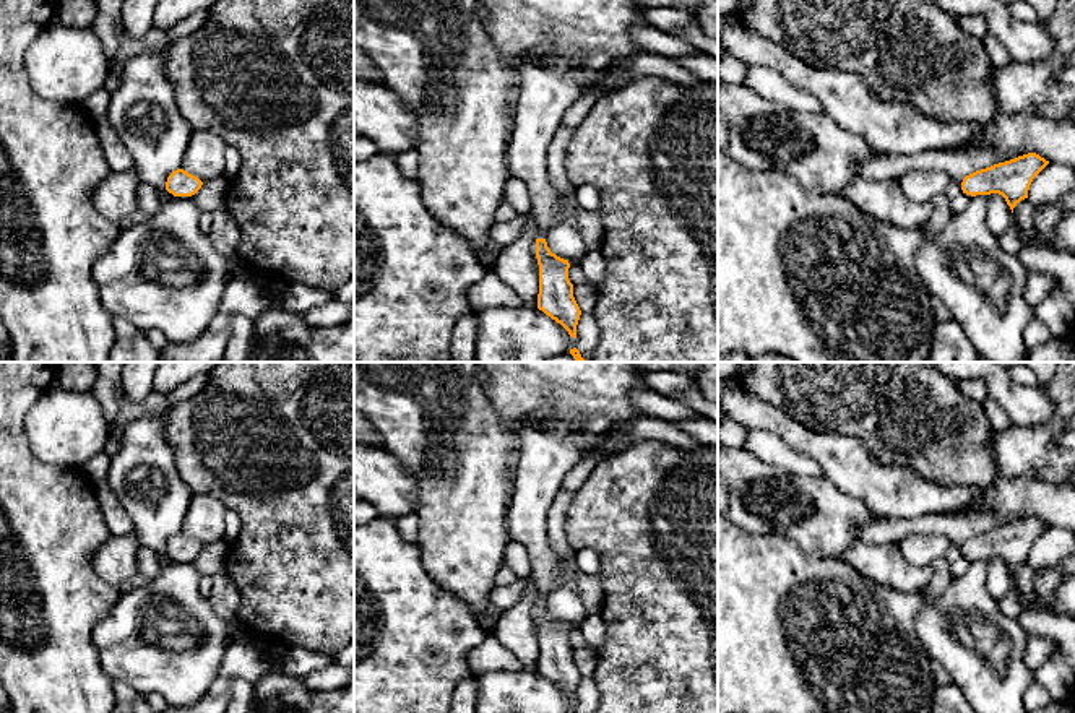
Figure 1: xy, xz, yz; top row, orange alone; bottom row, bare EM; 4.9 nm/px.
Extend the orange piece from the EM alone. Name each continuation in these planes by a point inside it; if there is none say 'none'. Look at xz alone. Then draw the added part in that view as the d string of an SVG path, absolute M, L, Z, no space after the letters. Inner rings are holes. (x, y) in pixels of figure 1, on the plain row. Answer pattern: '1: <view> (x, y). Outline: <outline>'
1: xz (546, 457). Outline: M529 421L516 434L521 448L515 469L513 497L508 510L508 534L529 554L536 603L567 580L575 580L588 616L601 611L604 590L601 575L586 575L563 564L547 541L547 515L565 476L580 463L581 453L572 440L575 422L559 422L544 430Z

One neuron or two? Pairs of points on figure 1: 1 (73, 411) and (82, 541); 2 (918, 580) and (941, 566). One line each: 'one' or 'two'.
1: two
2: two

